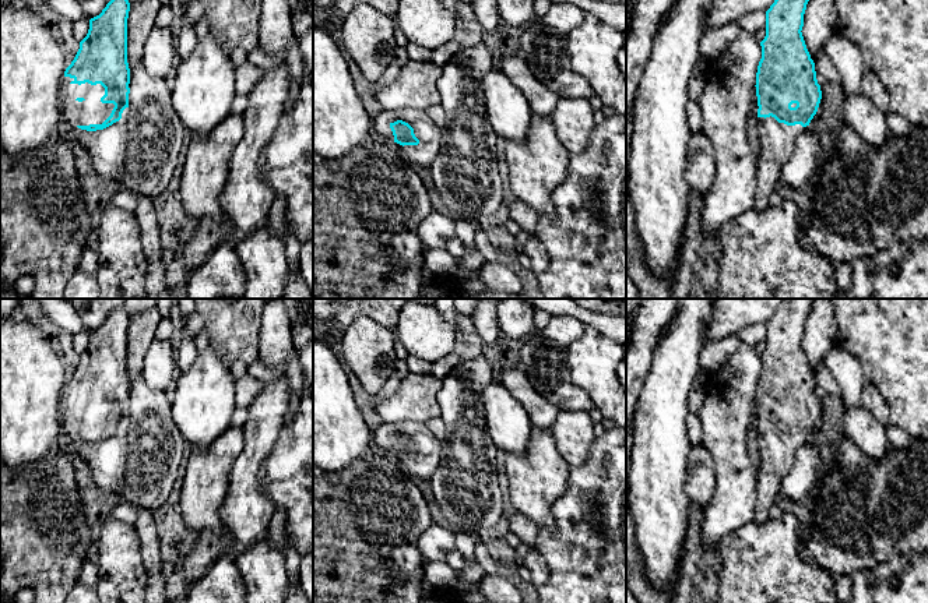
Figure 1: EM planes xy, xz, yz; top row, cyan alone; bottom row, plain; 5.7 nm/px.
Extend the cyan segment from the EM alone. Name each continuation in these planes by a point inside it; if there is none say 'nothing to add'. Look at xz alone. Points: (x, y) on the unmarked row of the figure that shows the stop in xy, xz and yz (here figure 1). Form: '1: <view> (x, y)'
1: xz (429, 448)

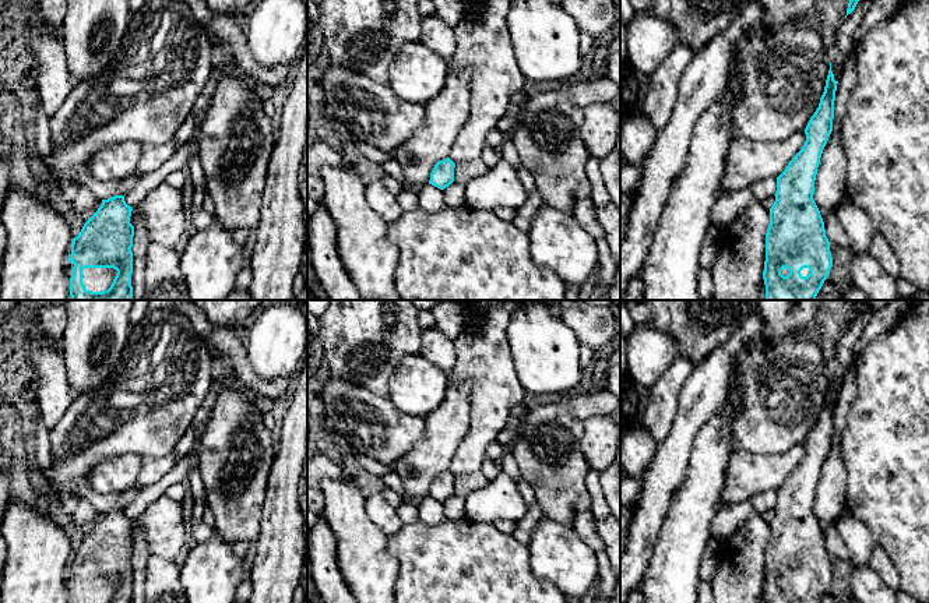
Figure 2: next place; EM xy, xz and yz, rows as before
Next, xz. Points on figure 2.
nothing to add

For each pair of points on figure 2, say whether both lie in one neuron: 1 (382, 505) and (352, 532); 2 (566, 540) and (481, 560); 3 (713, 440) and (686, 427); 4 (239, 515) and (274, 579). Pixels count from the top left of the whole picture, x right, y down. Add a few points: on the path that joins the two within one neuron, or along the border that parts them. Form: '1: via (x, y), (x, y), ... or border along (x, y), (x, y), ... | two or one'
1: border along (365, 497), (368, 517), (387, 536) | two
2: border along (525, 545), (530, 570), (545, 578) | two
3: border along (721, 411), (697, 433), (688, 464) | two
4: border along (263, 508), (259, 536), (254, 540) | two

